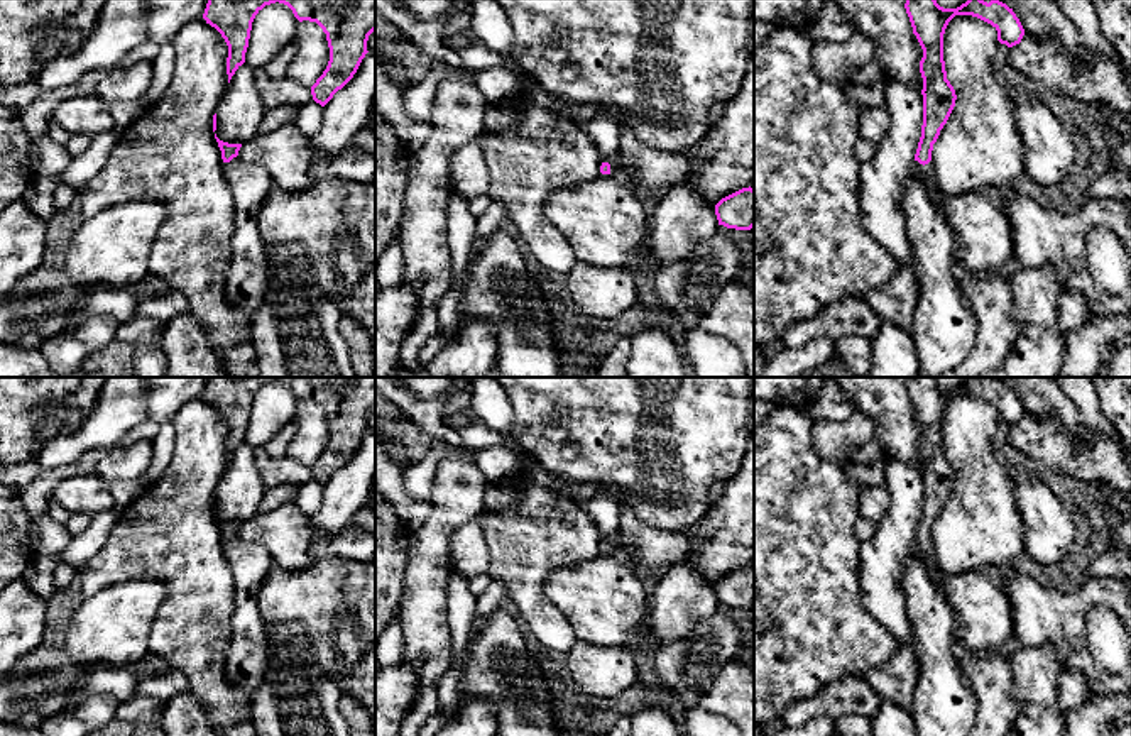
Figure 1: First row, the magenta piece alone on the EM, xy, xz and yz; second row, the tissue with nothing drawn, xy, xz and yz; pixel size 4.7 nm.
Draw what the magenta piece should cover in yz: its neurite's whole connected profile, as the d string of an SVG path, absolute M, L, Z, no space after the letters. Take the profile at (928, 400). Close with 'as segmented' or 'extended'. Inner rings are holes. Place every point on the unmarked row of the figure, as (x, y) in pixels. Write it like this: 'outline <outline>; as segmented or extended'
outline M906 377L904 387L913 413L923 428L923 437L920 440L920 452L923 457L923 504L910 553L921 558L933 570L938 585L945 589L947 575L940 570L933 543L930 541L933 523L957 479L945 450L945 408L955 394L972 394L991 403L997 409L997 420L1008 426L1021 421L1024 408L1013 387L999 379L991 379L987 382L982 377L969 377L957 387L943 387L935 377Z; extended

